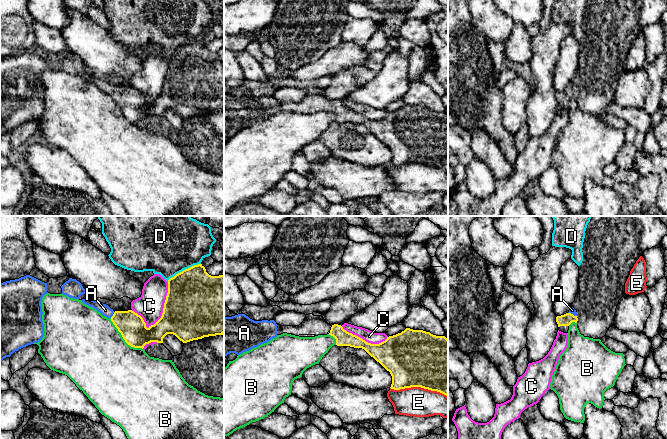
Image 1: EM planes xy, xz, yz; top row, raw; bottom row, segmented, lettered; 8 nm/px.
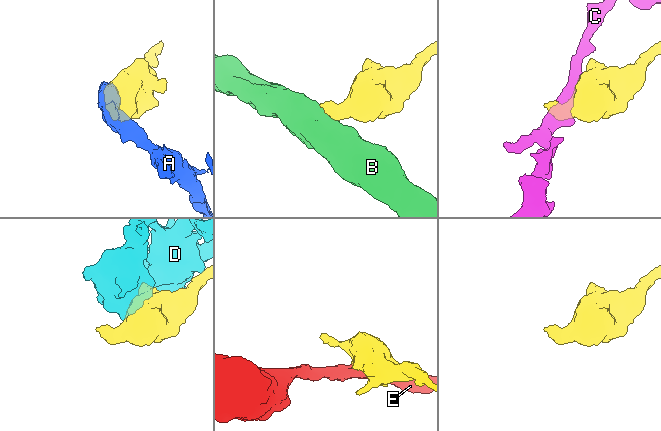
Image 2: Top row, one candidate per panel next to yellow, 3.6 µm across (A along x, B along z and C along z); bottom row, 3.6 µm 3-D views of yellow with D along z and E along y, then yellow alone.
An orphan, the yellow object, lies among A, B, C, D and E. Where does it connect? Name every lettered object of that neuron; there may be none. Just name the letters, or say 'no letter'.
A

